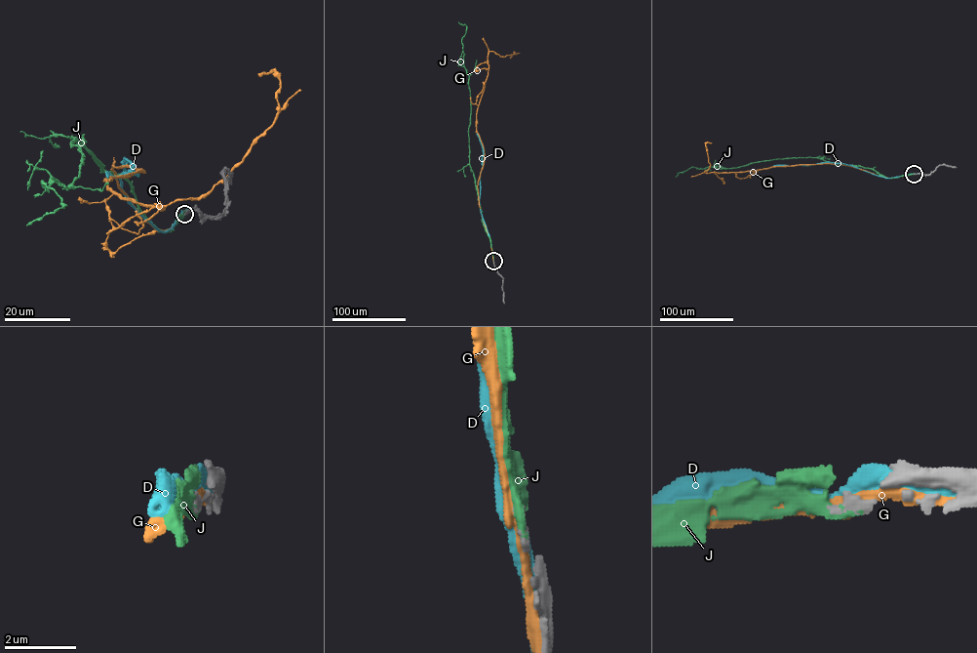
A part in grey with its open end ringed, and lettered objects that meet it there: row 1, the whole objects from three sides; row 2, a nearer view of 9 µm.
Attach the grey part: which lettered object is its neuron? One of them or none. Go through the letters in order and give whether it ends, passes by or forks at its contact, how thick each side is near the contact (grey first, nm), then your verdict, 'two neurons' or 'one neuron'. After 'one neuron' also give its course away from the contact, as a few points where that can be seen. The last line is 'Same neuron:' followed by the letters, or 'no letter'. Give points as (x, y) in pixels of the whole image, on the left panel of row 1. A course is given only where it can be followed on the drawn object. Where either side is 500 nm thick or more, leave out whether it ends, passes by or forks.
D: it passes by | 300/320 nm | two neurons
G: it passes by | 300/240 nm | two neurons
J: it ends | 300/280 nm | one neuron | via (185, 214), (154, 226), (127, 181), (76, 139), (73, 186), (42, 184), (64, 205), (26, 225)
Same neuron: J

